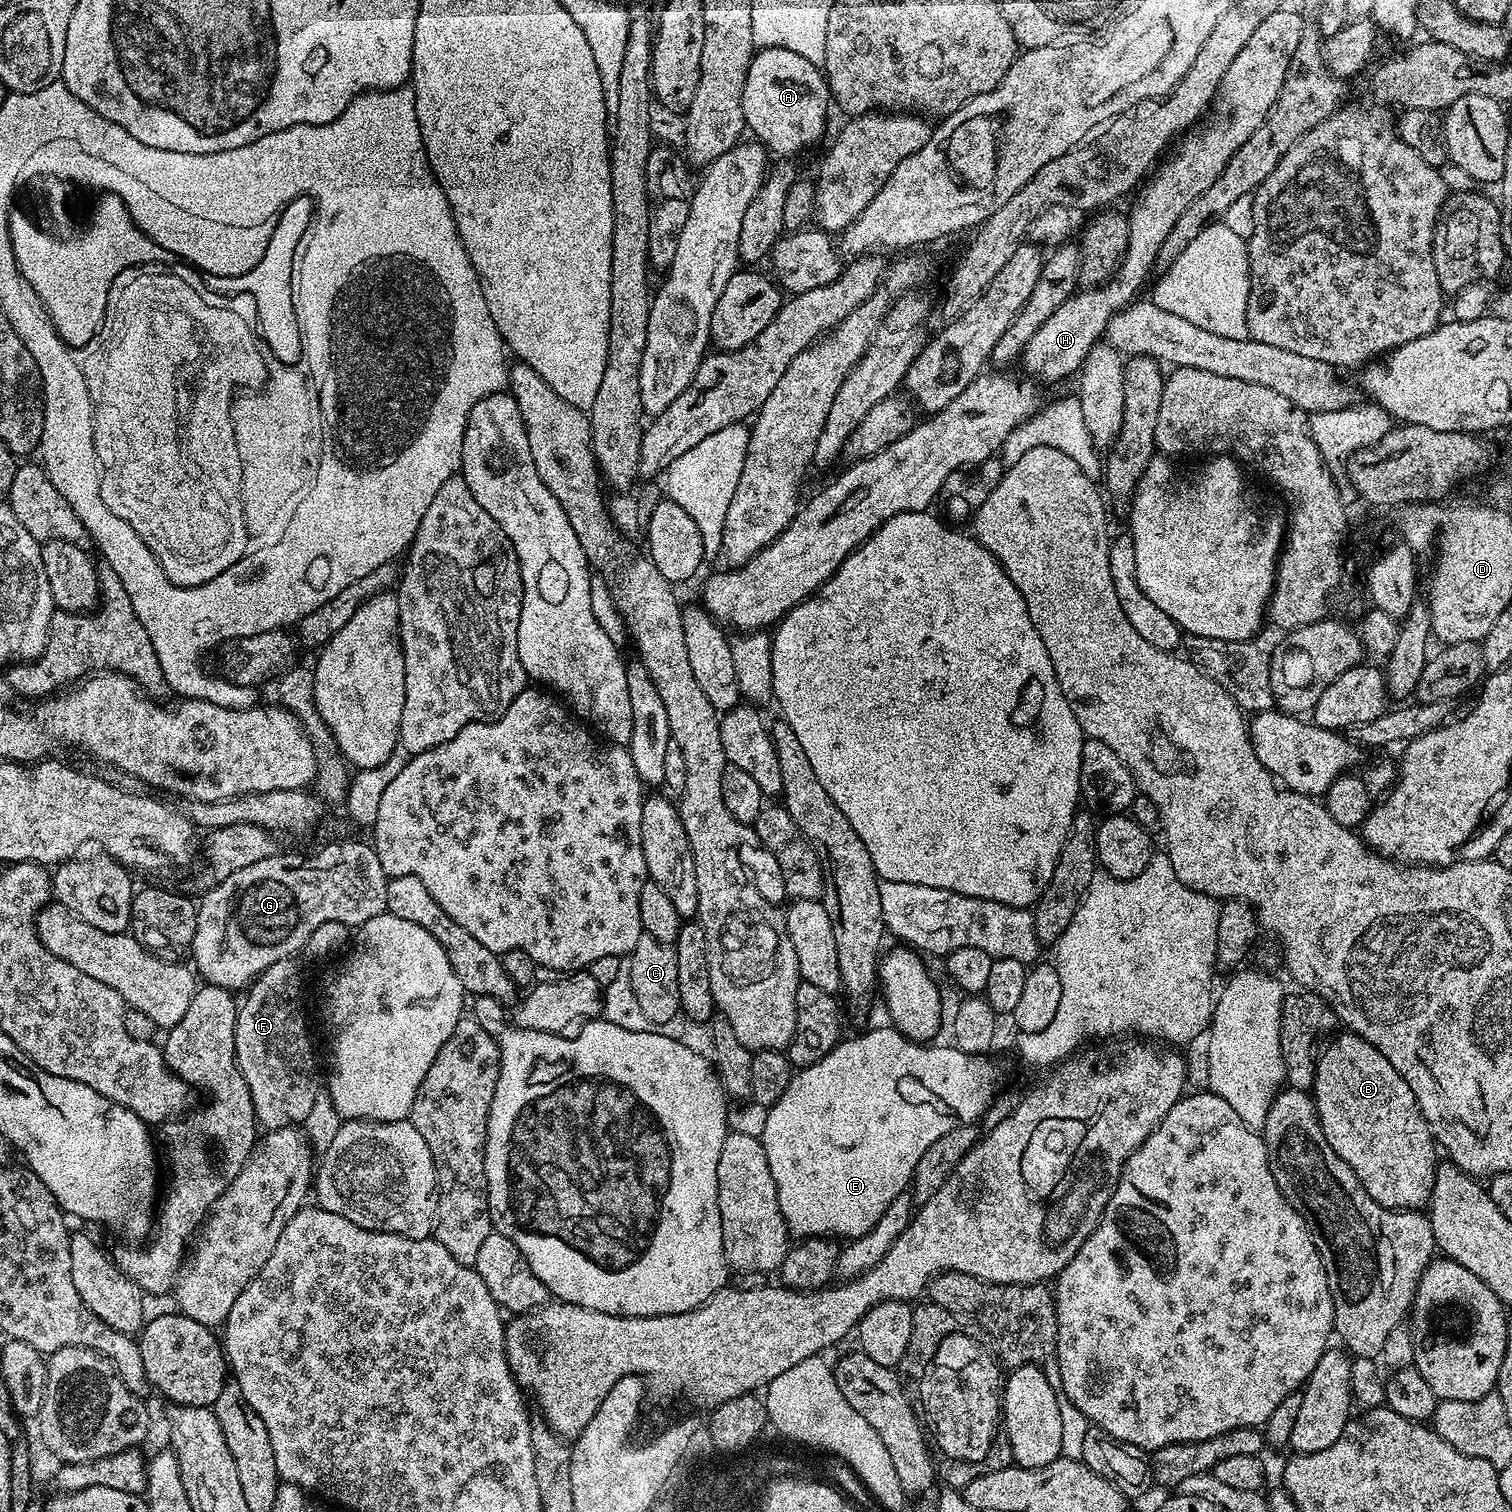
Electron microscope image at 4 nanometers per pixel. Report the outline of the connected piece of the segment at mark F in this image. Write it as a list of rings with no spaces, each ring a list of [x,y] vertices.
[[[292,958],[279,960],[261,972],[243,993],[244,1000],[242,996],[236,1010],[236,1066],[242,1078],[246,1078],[246,1086],[250,1086],[256,1119],[264,1130],[303,1125],[314,1105],[314,1096],[322,1089],[322,1076],[320,1080],[316,1073],[316,1052],[312,1049],[312,1036],[308,1033],[308,1020],[304,1017],[304,984],[300,981],[300,968],[296,962]]]

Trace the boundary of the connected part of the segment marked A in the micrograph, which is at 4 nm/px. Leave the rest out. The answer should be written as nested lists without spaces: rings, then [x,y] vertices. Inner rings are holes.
[[[761,48],[753,55],[750,70],[746,74],[746,86],[742,90],[742,114],[747,131],[753,132],[756,135],[753,137],[763,144],[769,153],[777,152],[777,157],[780,158],[796,158],[799,152],[804,152],[811,144],[818,143],[824,136],[824,127],[828,124],[828,104],[830,108],[828,82],[823,71],[814,62],[806,62],[806,58],[802,58],[802,54],[794,54],[794,50],[786,50],[785,48]]]

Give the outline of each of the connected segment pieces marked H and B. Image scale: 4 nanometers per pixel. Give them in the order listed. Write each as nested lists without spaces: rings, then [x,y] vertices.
[[[1281,6],[1274,14],[1270,14],[1270,18],[1266,18],[1266,22],[1262,22],[1262,26],[1258,26],[1258,30],[1254,30],[1254,34],[1250,34],[1250,42],[1242,46],[1238,58],[1234,58],[1230,70],[1226,70],[1226,78],[1222,78],[1220,90],[1216,94],[1214,113],[1216,112],[1220,121],[1210,125],[1209,128],[1202,129],[1201,132],[1193,131],[1187,138],[1181,139],[1180,149],[1172,157],[1169,155],[1147,177],[1146,183],[1139,189],[1141,192],[1136,205],[1133,206],[1132,212],[1127,213],[1128,245],[1120,268],[1105,284],[1099,284],[1097,288],[1076,291],[1069,300],[1062,302],[1062,306],[1058,306],[1058,310],[1054,310],[1054,314],[1050,314],[1050,318],[1046,318],[1046,322],[1042,322],[1042,326],[1038,326],[1034,338],[1030,338],[1030,342],[1024,348],[1022,357],[1022,365],[1024,364],[1025,370],[1029,372],[1025,372],[1029,377],[1037,381],[1045,380],[1048,384],[1054,383],[1055,380],[1064,380],[1067,376],[1075,377],[1086,362],[1086,354],[1090,354],[1094,345],[1107,333],[1108,324],[1114,318],[1114,314],[1127,308],[1141,295],[1140,287],[1147,282],[1152,267],[1154,269],[1157,267],[1162,242],[1166,242],[1166,234],[1174,230],[1174,222],[1182,218],[1186,206],[1190,206],[1190,202],[1194,202],[1198,194],[1205,192],[1209,186],[1214,186],[1218,174],[1222,174],[1228,159],[1240,149],[1242,142],[1246,142],[1246,138],[1250,138],[1250,134],[1254,134],[1254,130],[1258,130],[1258,126],[1262,126],[1262,122],[1266,122],[1270,110],[1282,94],[1282,86],[1286,78],[1293,71],[1292,59],[1298,50],[1298,42],[1304,33],[1305,23],[1305,17],[1302,18],[1298,13],[1291,12],[1287,6]]]
[[[1347,1030],[1341,1032],[1341,1036],[1337,1040],[1329,1039],[1327,1041],[1327,1043],[1329,1042],[1328,1049],[1324,1053],[1323,1051],[1319,1053],[1316,1061],[1316,1077],[1312,1079],[1310,1089],[1310,1095],[1316,1105],[1316,1116],[1320,1119],[1322,1126],[1322,1134],[1326,1134],[1326,1142],[1330,1142],[1334,1154],[1338,1154],[1338,1158],[1342,1158],[1342,1162],[1346,1162],[1350,1166],[1350,1170],[1354,1170],[1354,1174],[1362,1182],[1366,1194],[1370,1194],[1370,1198],[1374,1198],[1374,1202],[1378,1202],[1384,1208],[1397,1210],[1427,1209],[1432,1203],[1435,1190],[1438,1145],[1433,1137],[1431,1126],[1426,1122],[1424,1115],[1420,1113],[1414,1090],[1406,1082],[1406,1078],[1402,1078],[1402,1074],[1398,1074],[1398,1070],[1394,1070],[1394,1066],[1390,1066],[1386,1054],[1382,1054],[1374,1046],[1370,1046],[1370,1042],[1366,1042],[1354,1032]]]

